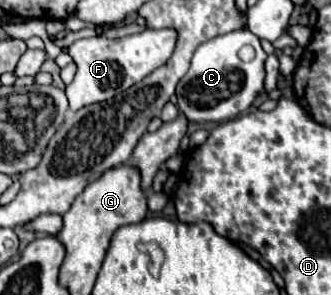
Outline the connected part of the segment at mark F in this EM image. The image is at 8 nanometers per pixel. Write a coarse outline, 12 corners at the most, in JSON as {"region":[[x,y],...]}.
{"region":[[178,34],[76,40],[70,108],[110,100],[166,64]]}

